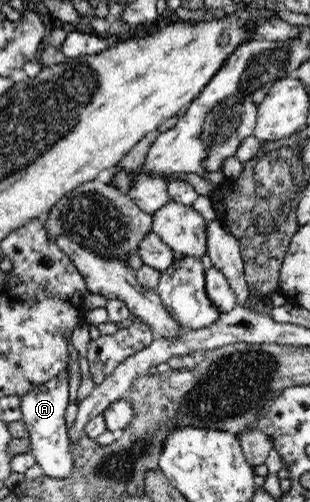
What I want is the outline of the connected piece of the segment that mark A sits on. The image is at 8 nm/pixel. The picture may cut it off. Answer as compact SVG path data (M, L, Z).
M61 371L57 376L44 384L33 388L31 392L21 397L23 421L29 431L31 443L30 452L35 456L36 464L43 469L47 477L64 479L75 472L75 461L71 455L68 439L68 428L65 425L65 411L69 404L69 375Z

